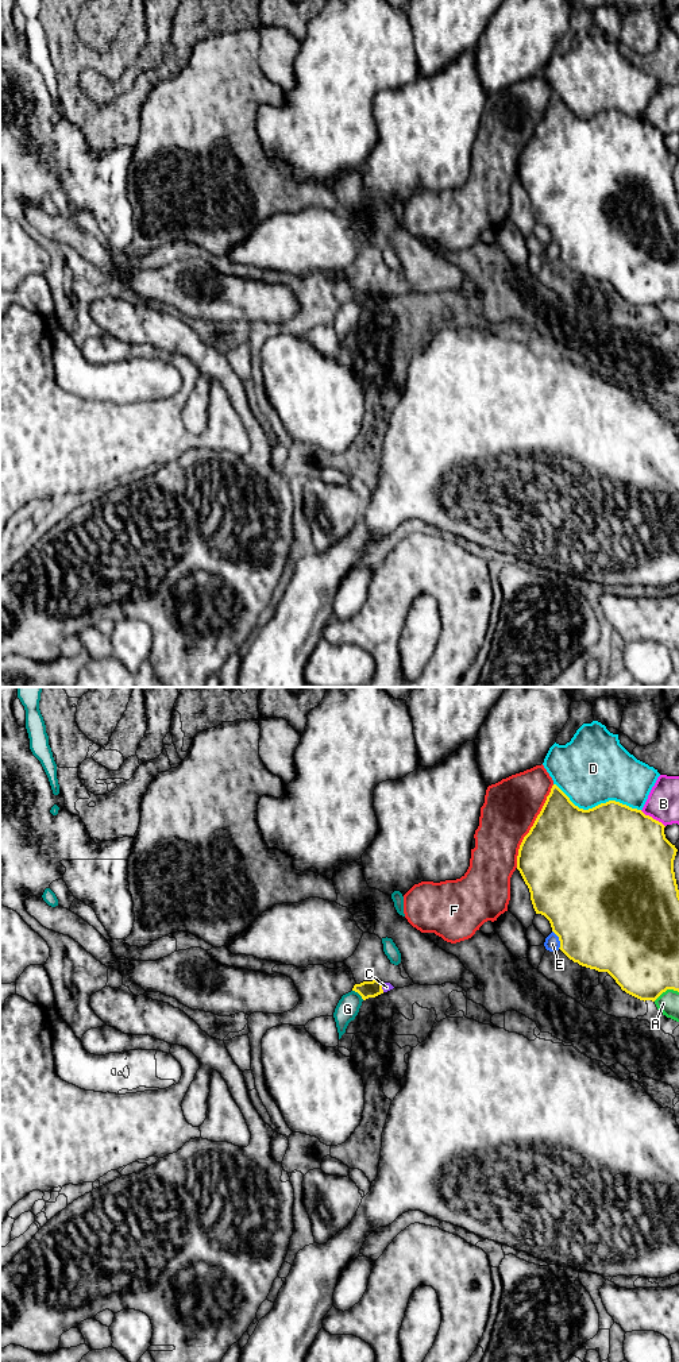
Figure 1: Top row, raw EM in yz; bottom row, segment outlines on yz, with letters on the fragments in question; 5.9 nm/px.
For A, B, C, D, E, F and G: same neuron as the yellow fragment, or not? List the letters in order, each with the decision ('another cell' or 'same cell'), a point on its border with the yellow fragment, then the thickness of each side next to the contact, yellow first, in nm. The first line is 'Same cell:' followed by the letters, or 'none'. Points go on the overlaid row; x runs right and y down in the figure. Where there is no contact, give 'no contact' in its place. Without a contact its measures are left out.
Same cell: none
A: another cell | yz (666, 990) | 440/130 nm
B: another cell | yz (651, 817) | 480/190 nm
C: another cell | yz (381, 987) | 100/50 nm
D: another cell | yz (597, 806) | 500/420 nm
E: another cell | yz (559, 940) | 500/90 nm
F: another cell | yz (532, 826) | 500/320 nm
G: another cell | yz (358, 992) | 100/140 nm

